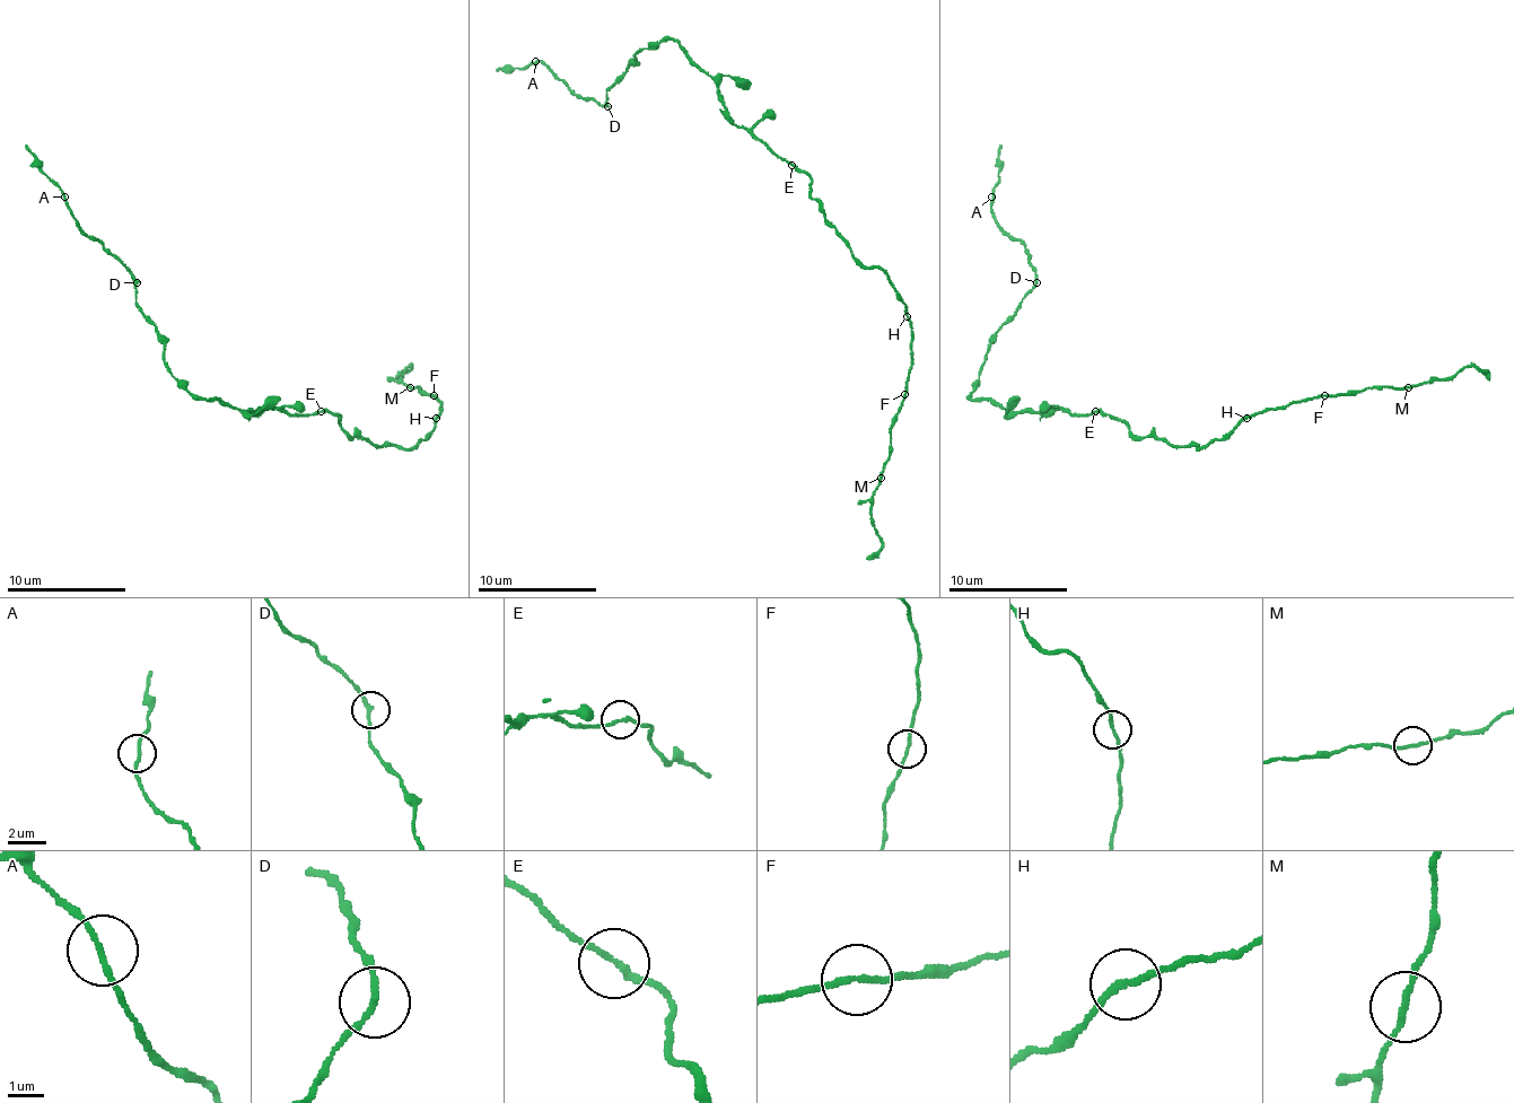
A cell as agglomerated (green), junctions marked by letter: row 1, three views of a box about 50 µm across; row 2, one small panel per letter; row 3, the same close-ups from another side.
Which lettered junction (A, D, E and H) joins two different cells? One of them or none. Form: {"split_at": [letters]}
{"split_at": []}

